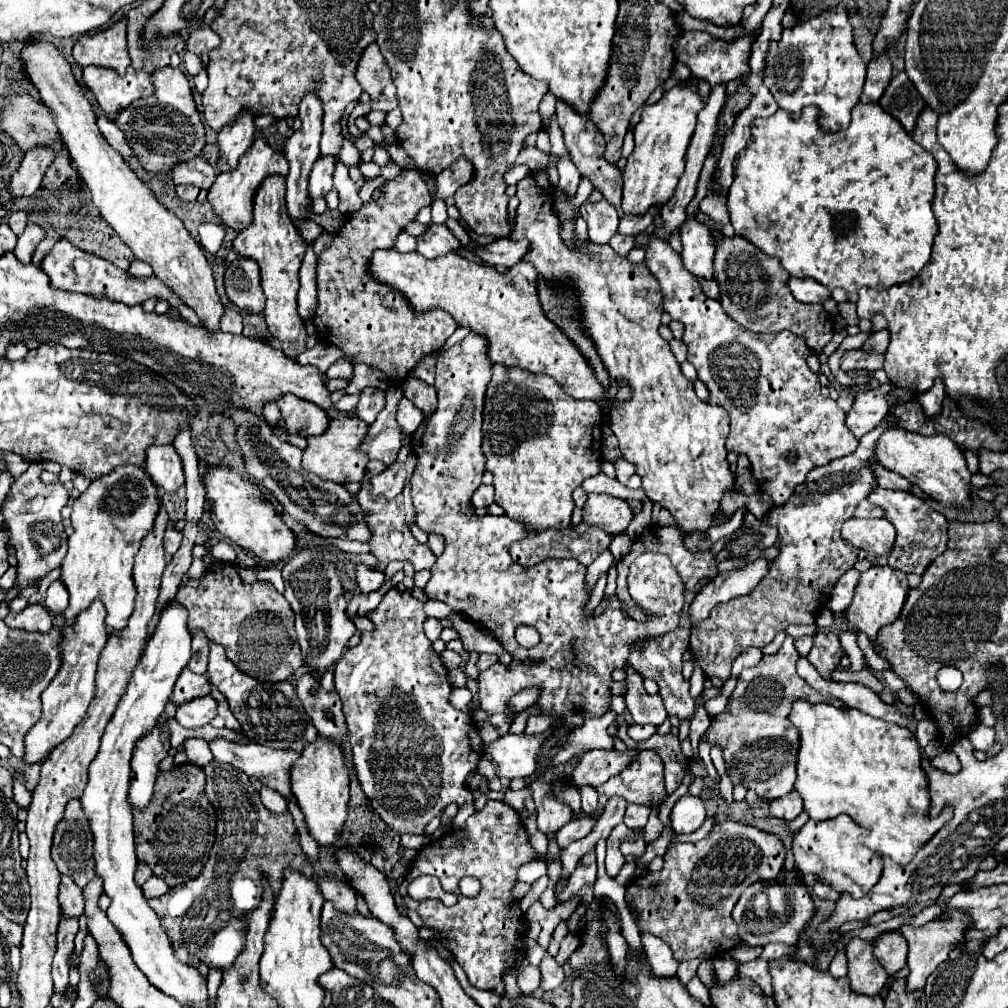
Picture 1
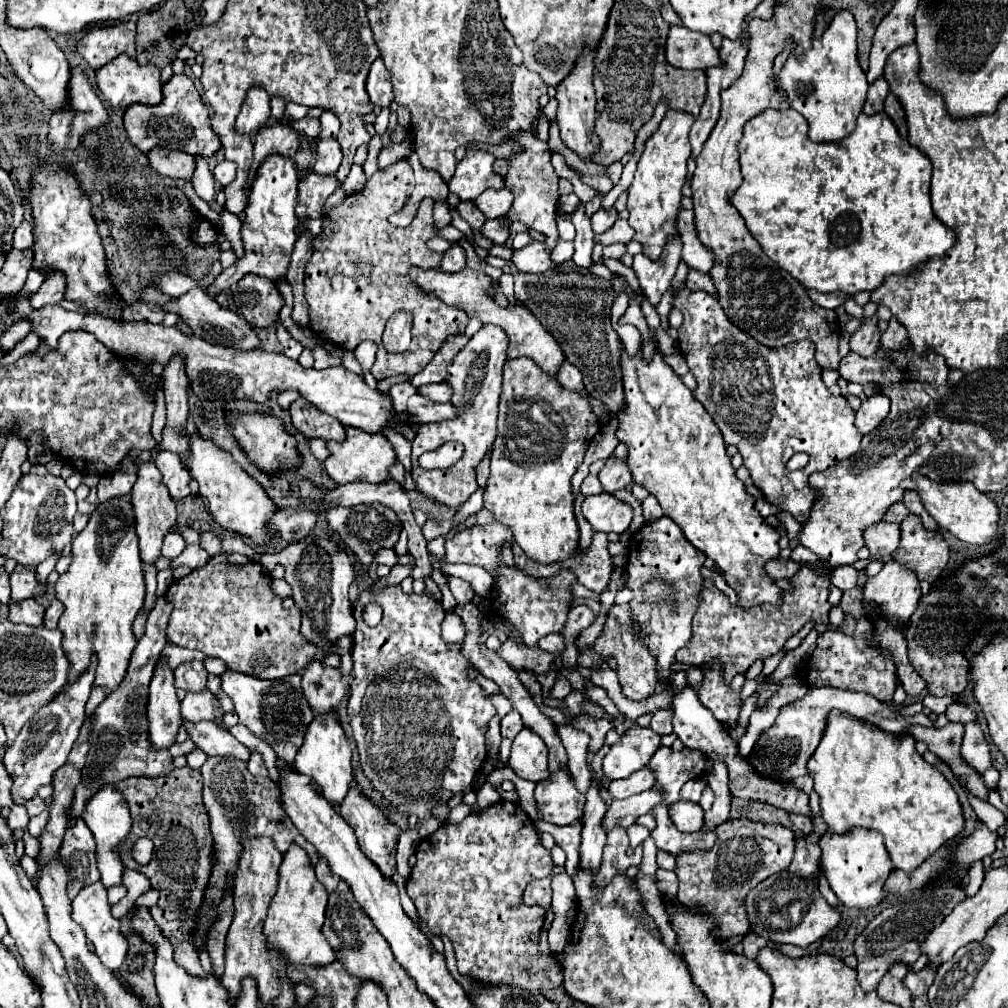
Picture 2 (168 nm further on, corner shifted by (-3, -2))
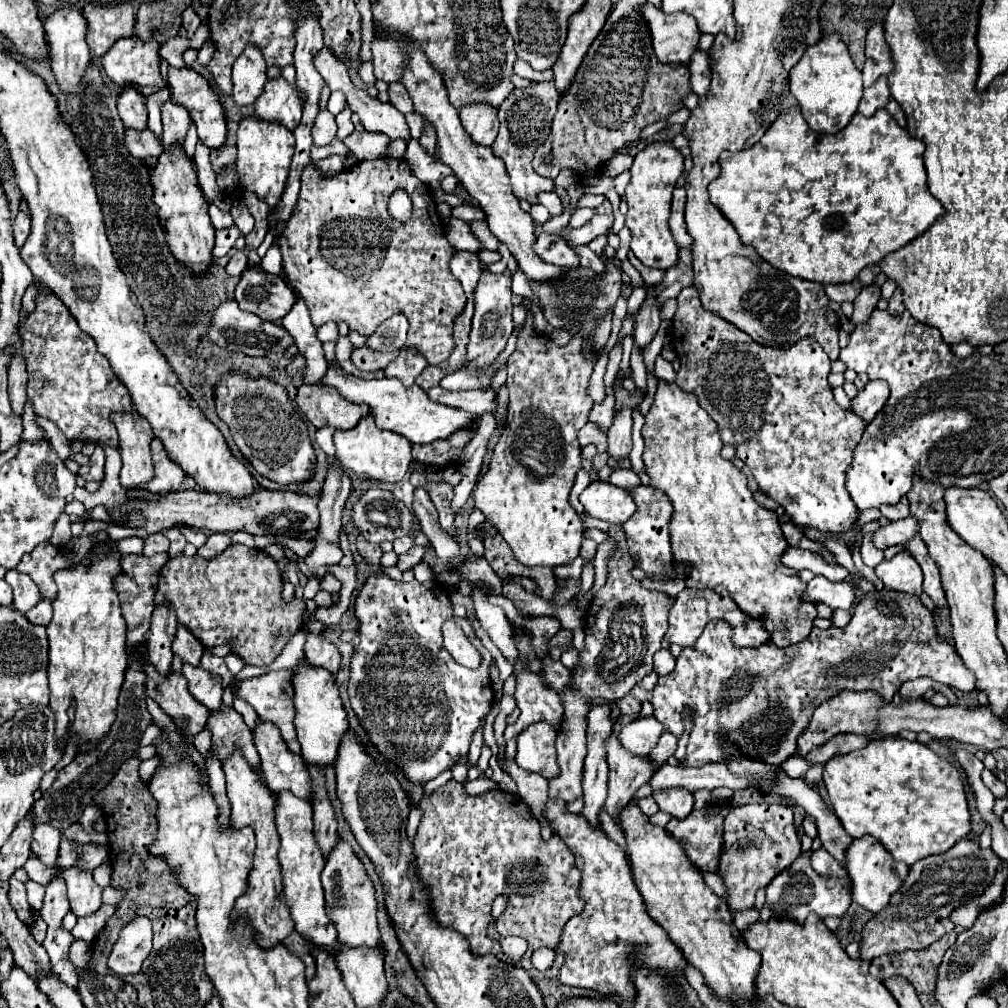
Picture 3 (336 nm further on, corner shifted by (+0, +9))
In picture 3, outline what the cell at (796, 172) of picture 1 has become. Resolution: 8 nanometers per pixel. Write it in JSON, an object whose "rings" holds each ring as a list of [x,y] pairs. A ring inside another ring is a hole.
{"rings":[[[794,105],[794,107],[782,111],[776,117],[776,121],[772,123],[772,127],[768,127],[768,131],[762,135],[762,139],[758,143],[754,143],[752,147],[748,147],[748,149],[744,149],[740,153],[724,151],[720,155],[722,173],[720,173],[718,179],[714,179],[708,185],[708,191],[710,191],[712,203],[718,205],[722,209],[722,213],[736,227],[742,243],[752,245],[758,251],[758,255],[762,255],[762,259],[766,259],[774,267],[786,271],[788,275],[794,275],[794,277],[800,277],[800,279],[808,279],[808,281],[816,281],[816,283],[822,283],[822,285],[828,285],[828,283],[848,283],[848,281],[854,281],[864,267],[880,263],[886,255],[902,249],[912,239],[920,237],[930,225],[934,225],[938,221],[938,217],[944,215],[942,203],[938,199],[934,199],[932,193],[928,191],[926,169],[924,169],[922,153],[924,153],[924,143],[918,141],[918,139],[914,139],[914,137],[910,137],[908,131],[902,129],[892,119],[892,115],[886,109],[878,109],[872,117],[864,117],[862,113],[856,113],[852,117],[852,121],[848,123],[846,129],[842,129],[842,131],[838,131],[834,135],[824,135],[824,133],[810,131],[806,119],[802,117],[800,107]]]}

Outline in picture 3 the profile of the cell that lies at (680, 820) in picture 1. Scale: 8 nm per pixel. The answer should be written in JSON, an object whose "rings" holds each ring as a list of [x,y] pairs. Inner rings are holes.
{"rings":[[[660,791],[652,797],[656,799],[660,811],[676,819],[686,819],[686,815],[694,809],[694,795],[690,791]]]}

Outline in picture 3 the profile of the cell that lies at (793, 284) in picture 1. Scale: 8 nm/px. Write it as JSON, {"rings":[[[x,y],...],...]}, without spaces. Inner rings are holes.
{"rings":[[[858,279],[850,281],[850,283],[836,283],[836,285],[826,285],[824,291],[828,295],[828,299],[844,303],[844,301],[854,301],[854,297],[860,293],[862,285]]]}

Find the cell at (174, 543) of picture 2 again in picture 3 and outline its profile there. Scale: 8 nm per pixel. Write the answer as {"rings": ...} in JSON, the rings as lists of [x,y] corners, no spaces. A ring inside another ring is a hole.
{"rings":[[[154,533],[146,539],[146,545],[144,545],[144,555],[154,555],[154,553],[162,553],[162,551],[168,551],[170,547],[170,541],[162,535],[162,533]]]}

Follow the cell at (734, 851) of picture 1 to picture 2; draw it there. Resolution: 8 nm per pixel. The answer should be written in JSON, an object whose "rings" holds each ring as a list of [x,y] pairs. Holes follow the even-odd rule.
{"rings":[[[747,818],[727,820],[717,826],[715,832],[717,842],[709,852],[697,850],[677,856],[677,898],[687,906],[701,904],[703,910],[717,922],[713,934],[717,934],[717,938],[729,940],[733,936],[743,936],[749,932],[751,922],[745,910],[745,898],[749,890],[791,864],[795,850],[795,832],[781,824],[753,822]]]}

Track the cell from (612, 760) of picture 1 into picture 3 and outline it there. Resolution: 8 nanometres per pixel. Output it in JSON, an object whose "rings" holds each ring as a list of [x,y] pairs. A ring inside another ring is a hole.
{"rings":[[[638,717],[620,729],[618,739],[622,747],[626,747],[626,751],[630,751],[632,755],[644,757],[658,743],[658,737],[662,731],[664,731],[664,725],[656,717]]]}

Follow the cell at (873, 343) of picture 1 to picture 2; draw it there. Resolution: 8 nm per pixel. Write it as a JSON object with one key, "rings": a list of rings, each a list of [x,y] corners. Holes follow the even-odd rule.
{"rings":[[[891,318],[891,320],[889,320],[889,328],[887,328],[887,332],[883,332],[883,336],[881,336],[881,342],[885,344],[885,348],[895,350],[895,348],[899,348],[899,346],[903,344],[905,338],[907,338],[907,330],[905,330],[905,326],[903,326],[897,318]]]}

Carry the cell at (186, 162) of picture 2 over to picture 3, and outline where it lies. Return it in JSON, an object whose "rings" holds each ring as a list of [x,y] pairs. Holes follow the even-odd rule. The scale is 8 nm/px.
{"rings":[[[126,129],[126,135],[124,135],[124,143],[128,147],[128,151],[142,159],[142,161],[148,161],[150,163],[156,163],[158,157],[164,153],[164,145],[162,141],[150,131],[132,131],[132,129]]]}

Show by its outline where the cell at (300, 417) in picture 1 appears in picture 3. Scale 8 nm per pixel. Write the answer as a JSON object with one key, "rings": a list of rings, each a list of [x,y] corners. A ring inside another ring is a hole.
{"rings":[[[320,383],[300,385],[296,403],[314,427],[350,429],[360,421],[360,417],[366,415],[362,407],[354,407],[354,403],[338,399],[336,391],[330,391],[330,387],[322,387]]]}

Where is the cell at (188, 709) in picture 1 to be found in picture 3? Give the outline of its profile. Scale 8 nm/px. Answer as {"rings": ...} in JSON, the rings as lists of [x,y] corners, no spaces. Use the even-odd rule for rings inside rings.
{"rings":[[[184,663],[182,675],[188,681],[188,691],[196,701],[206,705],[210,711],[220,711],[220,697],[222,697],[222,679],[218,675],[212,675],[204,671],[202,667],[190,667]]]}

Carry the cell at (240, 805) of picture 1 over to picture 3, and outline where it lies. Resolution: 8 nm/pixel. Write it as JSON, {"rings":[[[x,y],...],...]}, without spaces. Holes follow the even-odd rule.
{"rings":[[[222,705],[220,713],[210,715],[208,729],[212,733],[212,751],[220,761],[226,761],[234,751],[242,751],[244,759],[260,773],[260,757],[252,741],[252,731],[234,709]]]}

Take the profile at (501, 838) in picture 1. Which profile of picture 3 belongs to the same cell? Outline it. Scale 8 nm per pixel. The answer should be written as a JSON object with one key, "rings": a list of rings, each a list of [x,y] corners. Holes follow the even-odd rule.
{"rings":[[[448,781],[446,785],[438,787],[434,793],[422,797],[418,807],[424,811],[424,815],[422,815],[422,821],[416,831],[416,839],[414,839],[416,873],[418,873],[420,883],[424,883],[424,891],[430,893],[428,895],[430,903],[434,903],[434,907],[432,907],[434,921],[442,927],[454,929],[460,935],[464,935],[468,939],[470,951],[474,951],[474,955],[482,955],[482,957],[494,955],[500,961],[506,961],[506,957],[502,953],[500,943],[496,939],[488,937],[488,927],[494,925],[502,937],[508,937],[508,935],[524,937],[528,941],[528,951],[522,955],[520,961],[514,961],[514,965],[526,969],[532,975],[532,979],[556,977],[564,963],[562,955],[558,955],[554,965],[544,973],[540,973],[532,967],[530,955],[540,947],[556,949],[564,923],[584,909],[584,903],[578,897],[580,871],[572,863],[572,855],[570,855],[568,847],[564,845],[564,841],[560,841],[558,837],[544,841],[540,837],[538,819],[532,815],[532,811],[520,799],[520,795],[508,793],[502,789],[494,789],[494,791],[486,791],[482,795],[470,797],[470,795],[466,795],[462,783]],[[500,893],[508,893],[510,903],[508,903],[508,909],[498,919],[494,919],[492,917],[492,901]]]}

